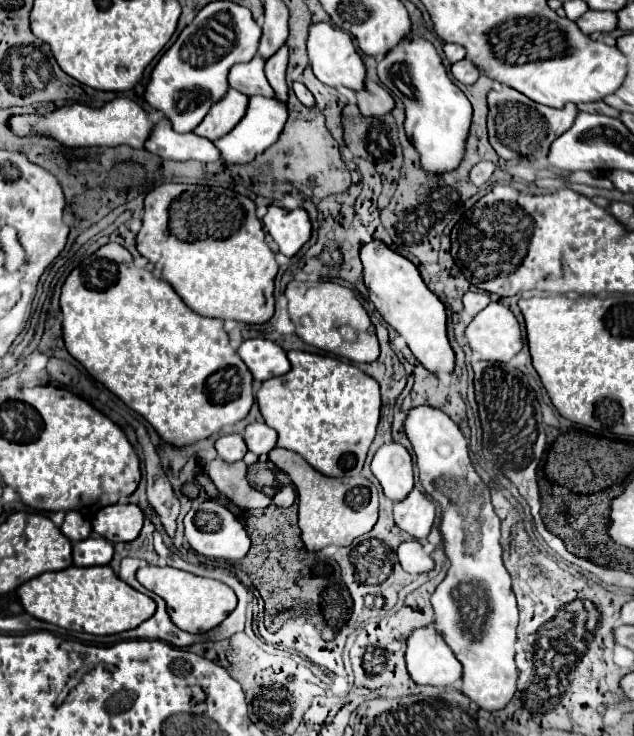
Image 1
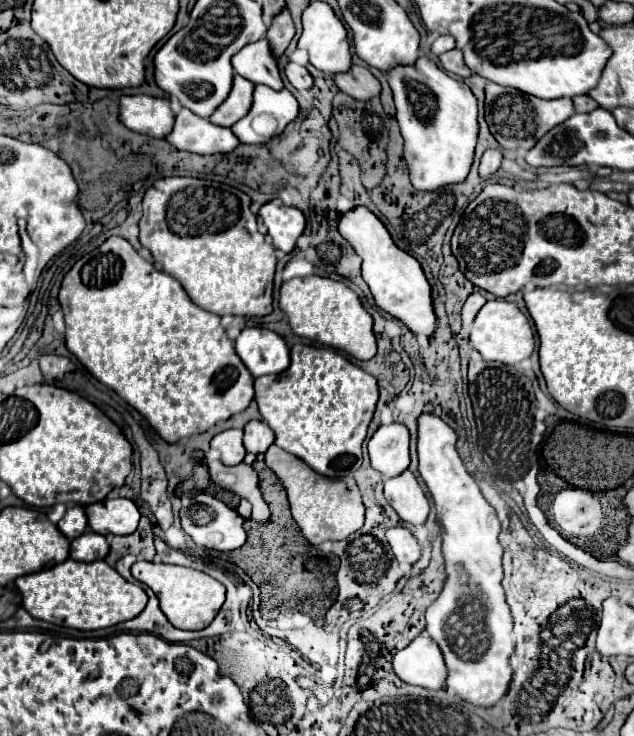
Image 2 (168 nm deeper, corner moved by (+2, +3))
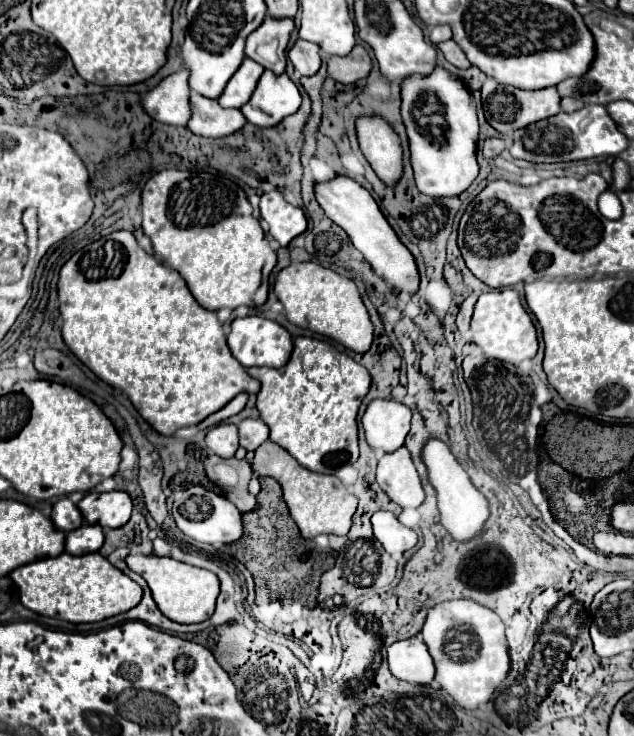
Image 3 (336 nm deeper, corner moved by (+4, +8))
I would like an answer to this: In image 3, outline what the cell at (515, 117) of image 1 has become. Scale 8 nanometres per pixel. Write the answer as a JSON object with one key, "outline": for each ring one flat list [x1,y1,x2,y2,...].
{"outline":[[486,78,482,86,482,98,484,102,484,116,492,128,496,128,500,134,512,134,514,130,526,128,538,120,550,118,560,112,560,94,556,88,542,88,542,90,520,90,514,86,498,84,494,78]]}

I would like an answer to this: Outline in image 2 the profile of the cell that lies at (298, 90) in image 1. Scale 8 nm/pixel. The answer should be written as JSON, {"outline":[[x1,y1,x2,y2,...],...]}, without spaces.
{"outline":[[288,63,286,65,286,77,290,79,290,83,298,91,308,91,314,85,314,79,312,79,310,71,304,65,298,65,298,63]]}

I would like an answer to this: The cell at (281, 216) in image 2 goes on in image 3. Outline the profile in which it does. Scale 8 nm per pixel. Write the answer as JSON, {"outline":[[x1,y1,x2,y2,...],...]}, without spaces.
{"outline":[[278,190,266,192,260,198,262,218,270,226,270,234,282,246,288,246,292,238,300,236,306,230,306,216,300,208,288,204]]}

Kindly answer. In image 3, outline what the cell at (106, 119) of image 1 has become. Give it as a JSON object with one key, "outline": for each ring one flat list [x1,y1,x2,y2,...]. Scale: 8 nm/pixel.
{"outline":[[182,68,180,72,164,78,154,90,142,94,140,106,152,120,170,126,184,126,190,118,188,94,186,70]]}

